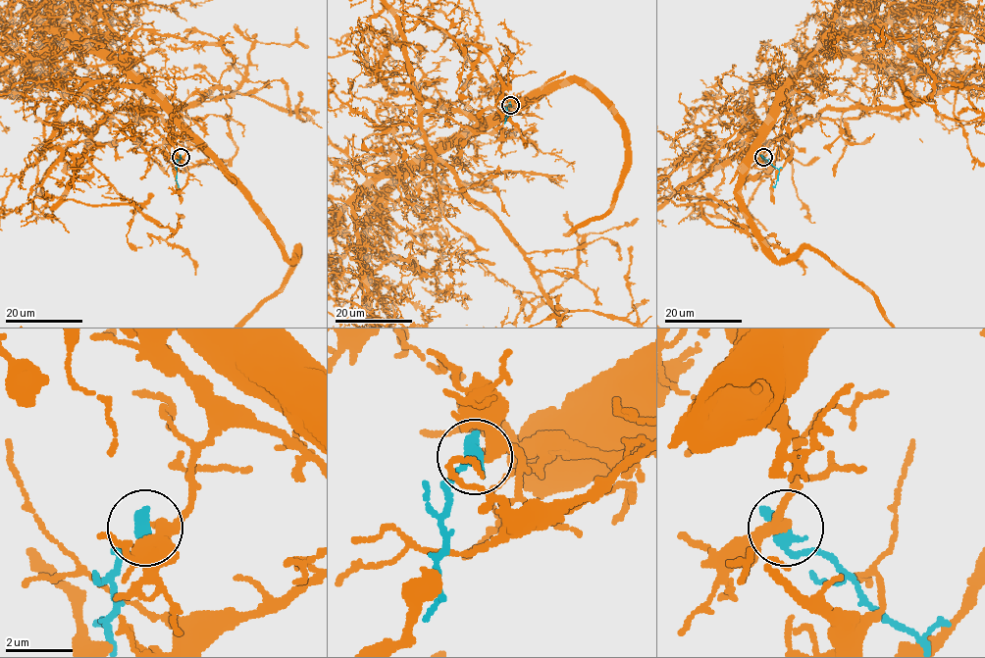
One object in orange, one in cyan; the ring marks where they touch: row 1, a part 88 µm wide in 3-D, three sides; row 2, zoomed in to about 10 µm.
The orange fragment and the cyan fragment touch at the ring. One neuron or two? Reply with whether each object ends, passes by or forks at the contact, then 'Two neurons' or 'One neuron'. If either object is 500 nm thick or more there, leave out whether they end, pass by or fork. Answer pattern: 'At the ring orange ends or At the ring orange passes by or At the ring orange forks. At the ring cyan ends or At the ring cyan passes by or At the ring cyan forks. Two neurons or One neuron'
At the ring orange passes by. At the ring cyan ends. Two neurons

